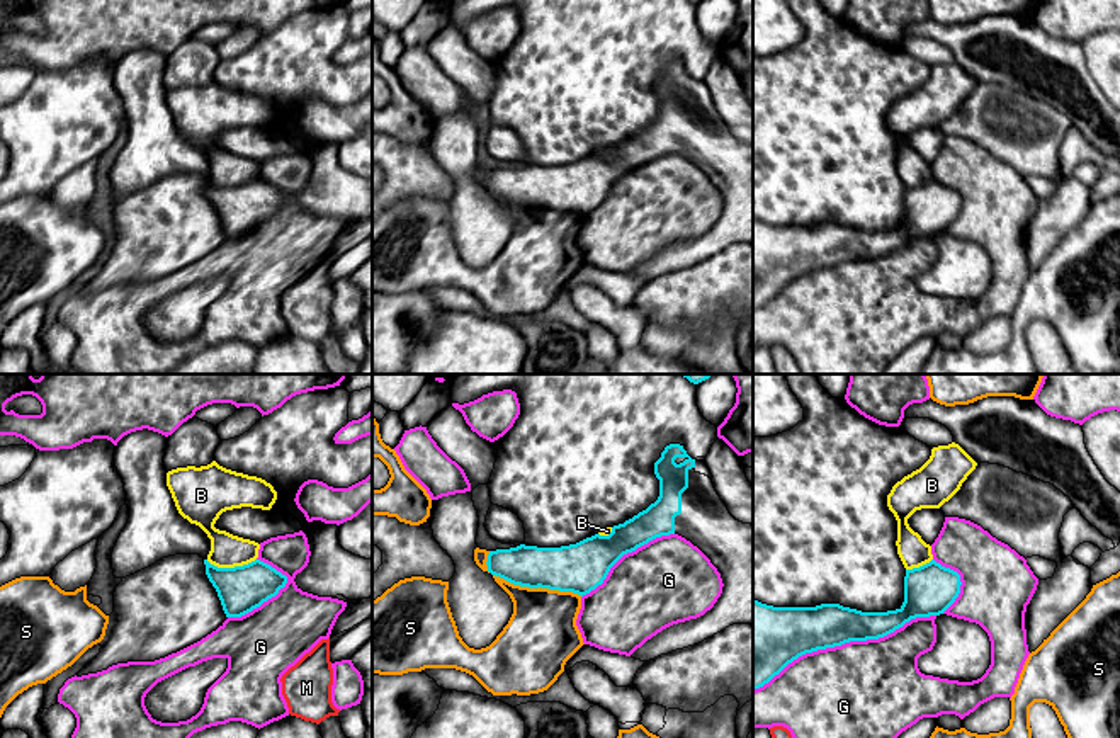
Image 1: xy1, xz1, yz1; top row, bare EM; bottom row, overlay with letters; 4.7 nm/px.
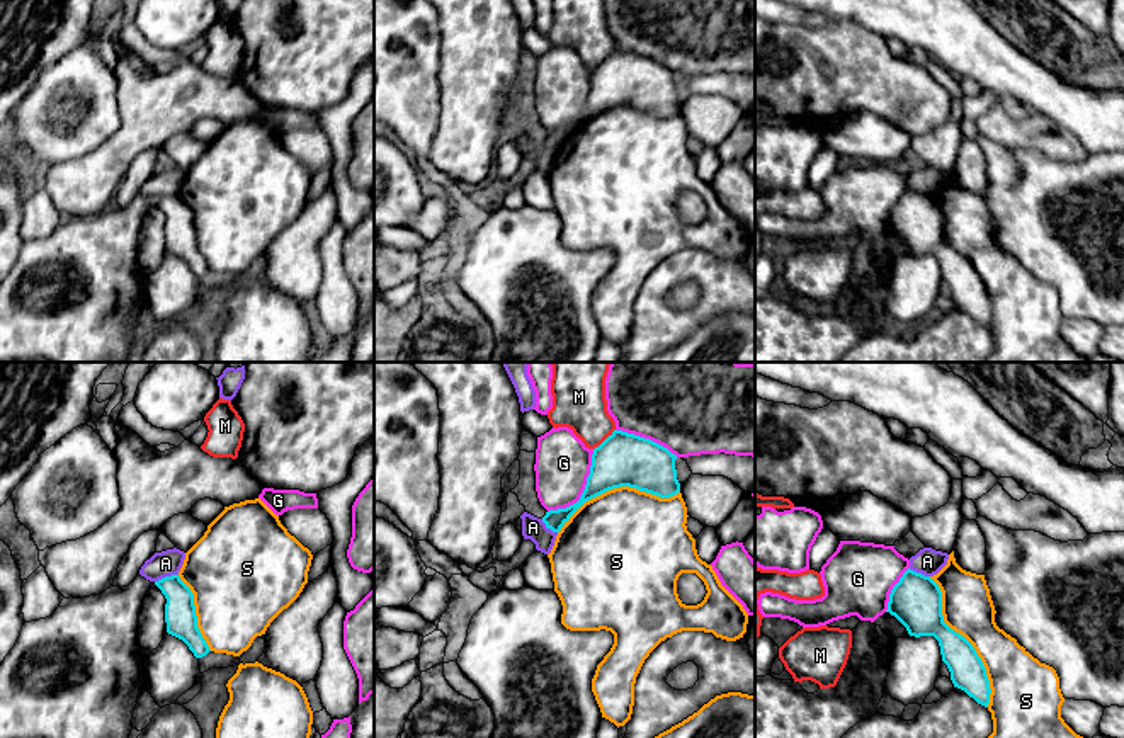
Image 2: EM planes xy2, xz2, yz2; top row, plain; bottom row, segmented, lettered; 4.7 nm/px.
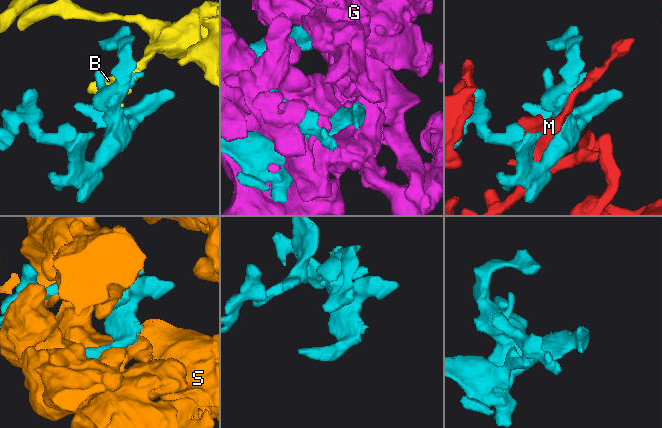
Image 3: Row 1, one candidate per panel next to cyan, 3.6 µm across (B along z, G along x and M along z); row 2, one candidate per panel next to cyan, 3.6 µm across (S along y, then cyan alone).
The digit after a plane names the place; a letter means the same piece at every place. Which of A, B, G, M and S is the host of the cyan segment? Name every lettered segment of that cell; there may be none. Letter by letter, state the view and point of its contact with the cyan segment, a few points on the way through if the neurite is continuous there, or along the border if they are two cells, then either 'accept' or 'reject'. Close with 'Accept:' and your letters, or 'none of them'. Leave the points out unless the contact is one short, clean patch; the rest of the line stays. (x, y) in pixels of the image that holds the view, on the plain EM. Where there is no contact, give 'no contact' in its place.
A: meets cyan in xy2 at (165, 196); border along xy2 (177, 193), (165, 194), (155, 201); reject
B: meets cyan in xy1 at (230, 187); border along xy1 (255, 177), (233, 186), (214, 186), (206, 179); reject
G: meets cyan in yz1 at (843, 262); reject
M: meets cyan in xz2 at (606, 58); reject
S: meets cyan in yz2 at (966, 259); reject
Accept: none of them

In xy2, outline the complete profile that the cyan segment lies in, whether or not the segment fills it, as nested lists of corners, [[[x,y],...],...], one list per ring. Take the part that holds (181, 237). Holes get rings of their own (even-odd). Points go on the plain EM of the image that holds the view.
[[[179,194],[165,196],[155,204],[167,218],[167,252],[182,258],[196,277],[206,275],[211,269],[197,247],[194,213]]]

